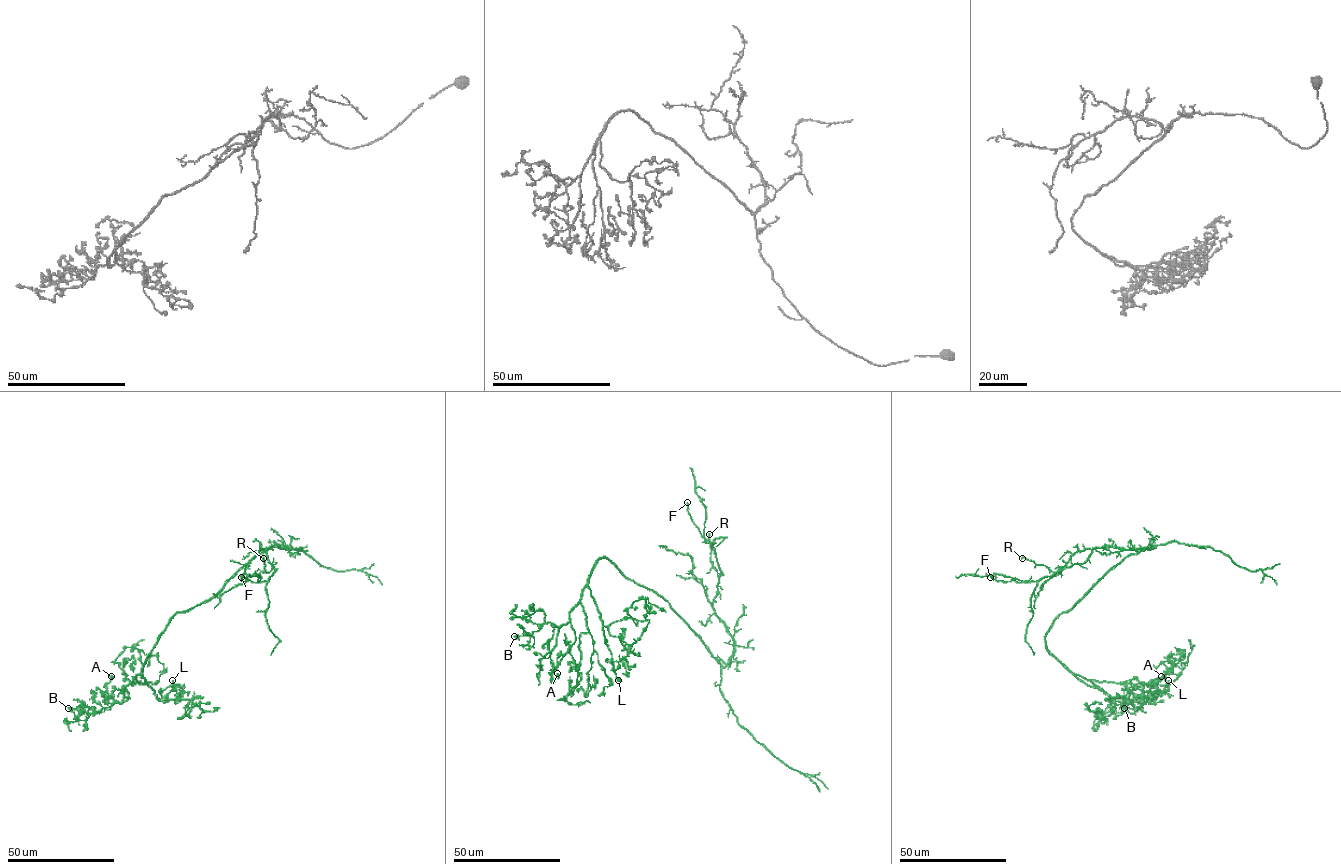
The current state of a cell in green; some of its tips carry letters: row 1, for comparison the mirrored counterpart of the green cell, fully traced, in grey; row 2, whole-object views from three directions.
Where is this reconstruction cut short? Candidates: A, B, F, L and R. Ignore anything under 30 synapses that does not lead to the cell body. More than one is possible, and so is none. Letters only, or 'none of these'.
none of these

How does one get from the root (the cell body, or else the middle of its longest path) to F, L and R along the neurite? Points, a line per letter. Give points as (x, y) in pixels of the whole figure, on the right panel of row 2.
F: (1090, 589), (1127, 556), (1155, 547), (1097, 547), (1084, 562), (1064, 567), (1037, 581), (1002, 582), (990, 577)
L: (1090, 589), (1054, 621), (1045, 635), (1048, 650), (1079, 679), (1115, 698), (1151, 699), (1168, 689), (1168, 680)
R: (1090, 589), (1127, 556), (1155, 547), (1097, 547), (1084, 562), (1056, 572), (1022, 558)

